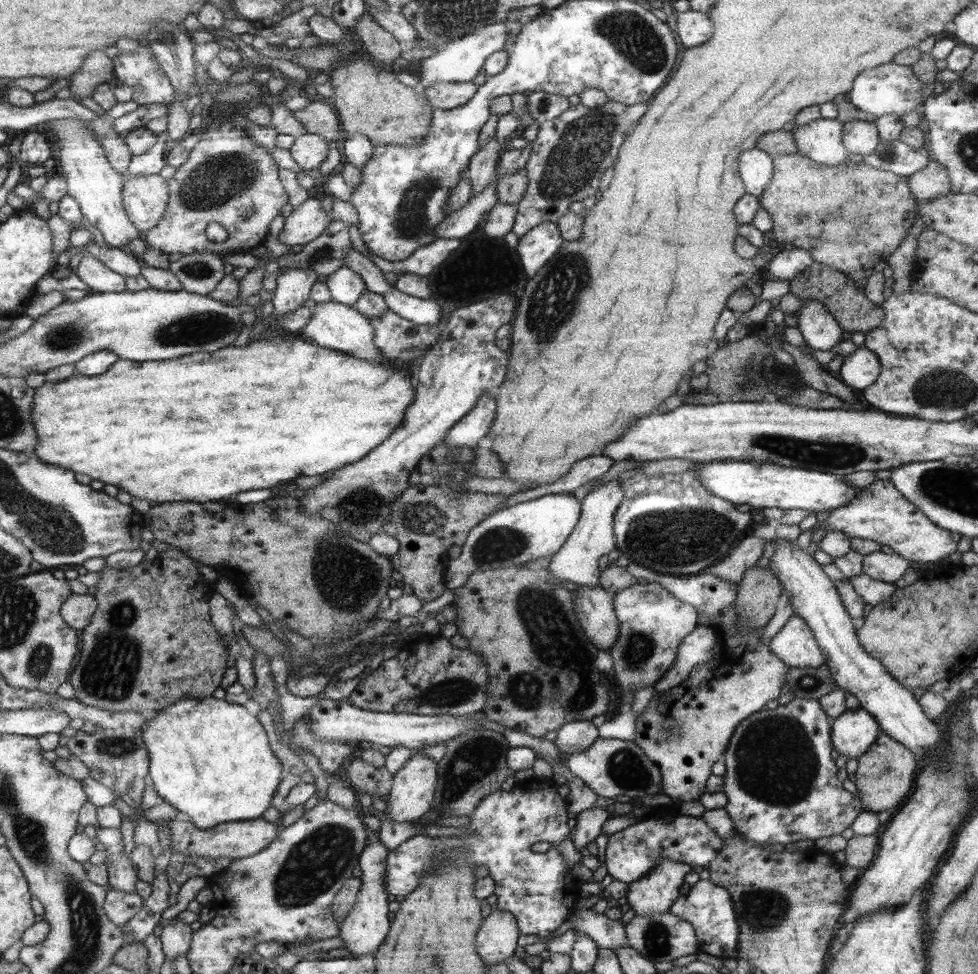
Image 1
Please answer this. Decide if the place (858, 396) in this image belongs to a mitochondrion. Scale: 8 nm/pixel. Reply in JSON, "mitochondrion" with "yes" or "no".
{"mitochondrion":"no"}

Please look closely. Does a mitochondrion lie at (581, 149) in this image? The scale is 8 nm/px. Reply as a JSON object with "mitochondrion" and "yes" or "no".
{"mitochondrion":"yes"}

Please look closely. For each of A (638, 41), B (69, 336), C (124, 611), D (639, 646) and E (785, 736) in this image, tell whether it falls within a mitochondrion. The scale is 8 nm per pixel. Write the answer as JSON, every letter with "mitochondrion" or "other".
{"A":"mitochondrion","B":"mitochondrion","C":"mitochondrion","D":"mitochondrion","E":"mitochondrion"}

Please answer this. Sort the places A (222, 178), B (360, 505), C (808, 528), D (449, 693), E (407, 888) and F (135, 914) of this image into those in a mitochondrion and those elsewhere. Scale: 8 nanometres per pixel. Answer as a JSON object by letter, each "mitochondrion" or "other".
{"A":"mitochondrion","B":"mitochondrion","C":"other","D":"mitochondrion","E":"other","F":"other"}

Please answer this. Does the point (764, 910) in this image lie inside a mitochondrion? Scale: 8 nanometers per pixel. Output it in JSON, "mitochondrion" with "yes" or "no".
{"mitochondrion":"yes"}

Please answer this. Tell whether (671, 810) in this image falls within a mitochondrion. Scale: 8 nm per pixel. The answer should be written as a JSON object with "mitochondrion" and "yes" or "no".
{"mitochondrion":"no"}

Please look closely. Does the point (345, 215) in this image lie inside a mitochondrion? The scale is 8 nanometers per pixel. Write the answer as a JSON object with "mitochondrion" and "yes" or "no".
{"mitochondrion":"no"}

